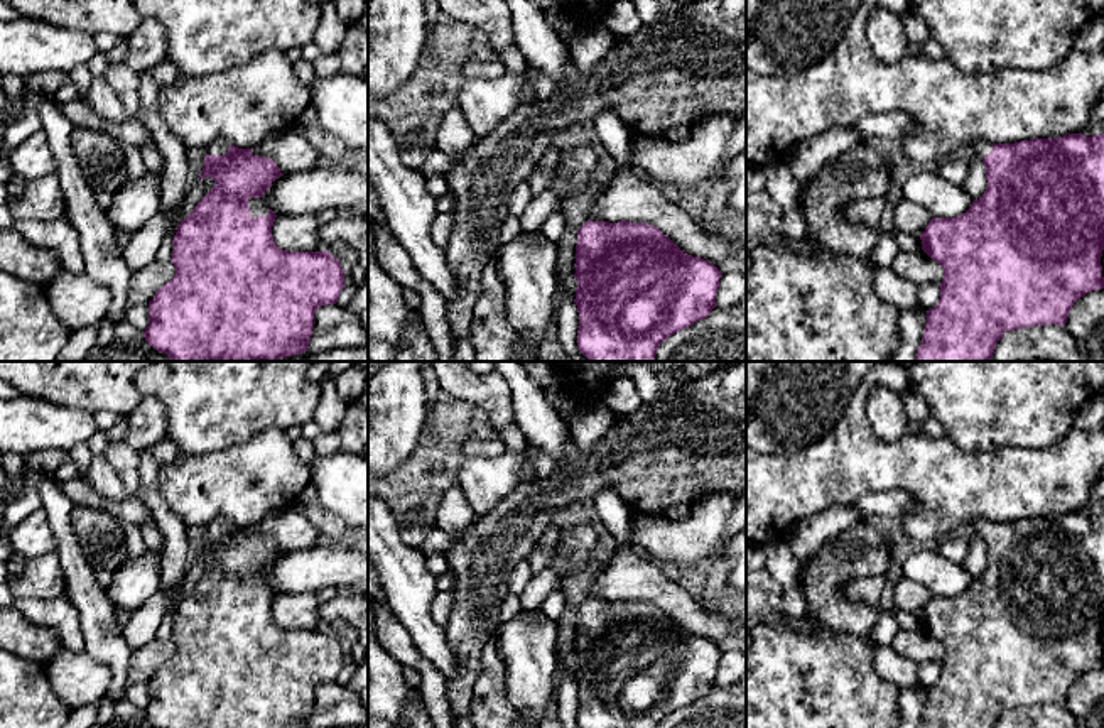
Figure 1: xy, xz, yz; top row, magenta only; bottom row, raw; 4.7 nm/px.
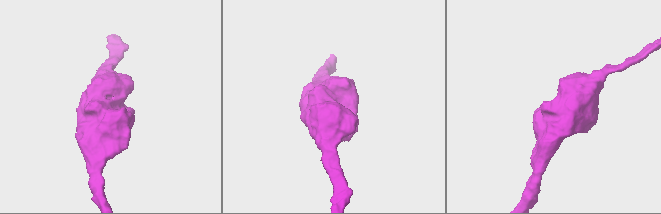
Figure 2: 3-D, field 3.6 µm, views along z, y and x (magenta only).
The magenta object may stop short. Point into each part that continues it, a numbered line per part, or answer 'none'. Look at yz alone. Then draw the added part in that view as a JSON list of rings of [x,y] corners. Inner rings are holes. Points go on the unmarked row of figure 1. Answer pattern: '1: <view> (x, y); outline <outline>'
1: yz (983, 526); outline [[[976,519],[971,522],[971,525],[977,530],[981,537],[993,530],[993,524],[986,519]]]

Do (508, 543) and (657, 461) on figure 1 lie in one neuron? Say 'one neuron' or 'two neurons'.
one neuron

